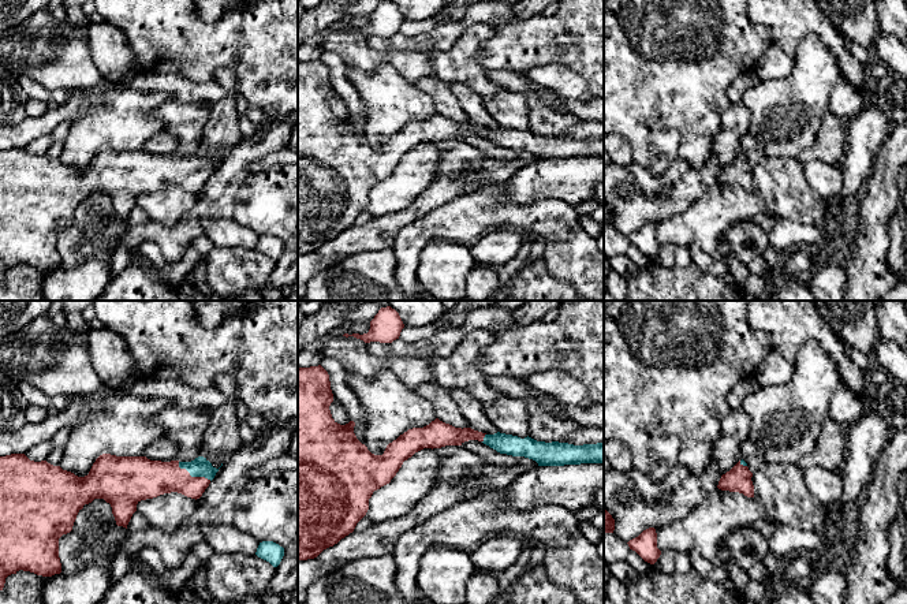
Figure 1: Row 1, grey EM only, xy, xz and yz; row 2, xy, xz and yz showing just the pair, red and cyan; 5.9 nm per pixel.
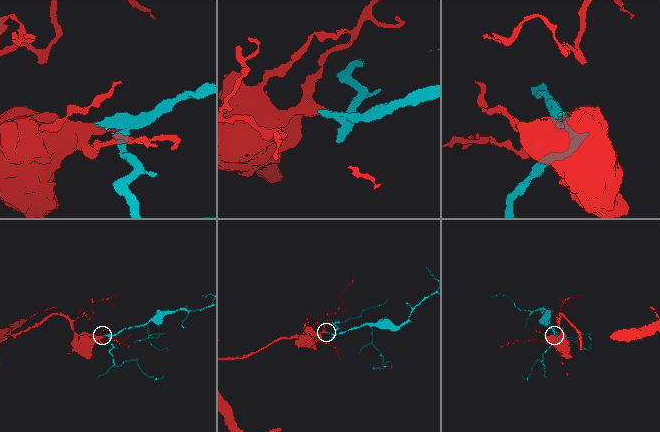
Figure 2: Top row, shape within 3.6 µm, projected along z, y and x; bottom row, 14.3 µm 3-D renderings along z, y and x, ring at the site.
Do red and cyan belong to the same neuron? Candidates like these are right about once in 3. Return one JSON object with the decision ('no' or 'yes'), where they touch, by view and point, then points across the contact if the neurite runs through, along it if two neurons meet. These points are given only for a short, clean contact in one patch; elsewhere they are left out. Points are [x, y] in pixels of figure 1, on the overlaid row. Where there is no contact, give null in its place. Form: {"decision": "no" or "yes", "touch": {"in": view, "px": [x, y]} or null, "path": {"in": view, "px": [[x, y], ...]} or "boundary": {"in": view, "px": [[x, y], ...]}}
{"decision": "yes", "touch": {"in": "xy", "px": [193, 477]}}

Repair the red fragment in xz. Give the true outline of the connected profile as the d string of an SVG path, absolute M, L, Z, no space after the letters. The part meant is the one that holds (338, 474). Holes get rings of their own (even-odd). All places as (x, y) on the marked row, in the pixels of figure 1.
M321 366L298 368L298 562L317 558L354 532L369 510L373 492L391 482L403 462L423 448L462 445L478 440L500 454L525 456L538 466L604 463L604 443L574 445L545 443L531 437L455 428L436 418L423 428L413 428L389 443L382 455L372 454L355 433L355 422L337 424L331 414L333 402L328 372Z

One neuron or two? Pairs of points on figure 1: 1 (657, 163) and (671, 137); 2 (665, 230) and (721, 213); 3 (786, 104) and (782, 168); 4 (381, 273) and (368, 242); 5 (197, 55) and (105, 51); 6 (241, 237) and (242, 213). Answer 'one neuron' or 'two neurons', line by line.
1: one neuron
2: one neuron
3: two neurons
4: two neurons
5: two neurons
6: two neurons

